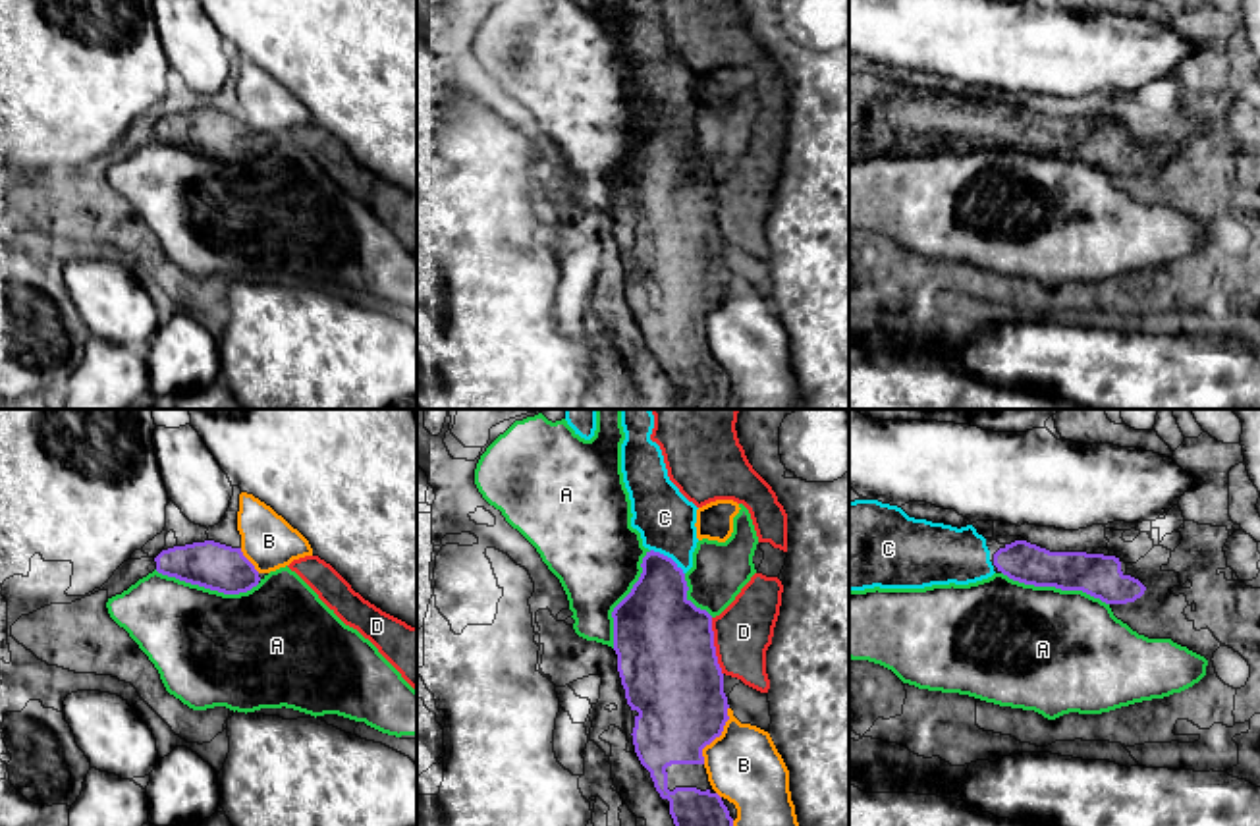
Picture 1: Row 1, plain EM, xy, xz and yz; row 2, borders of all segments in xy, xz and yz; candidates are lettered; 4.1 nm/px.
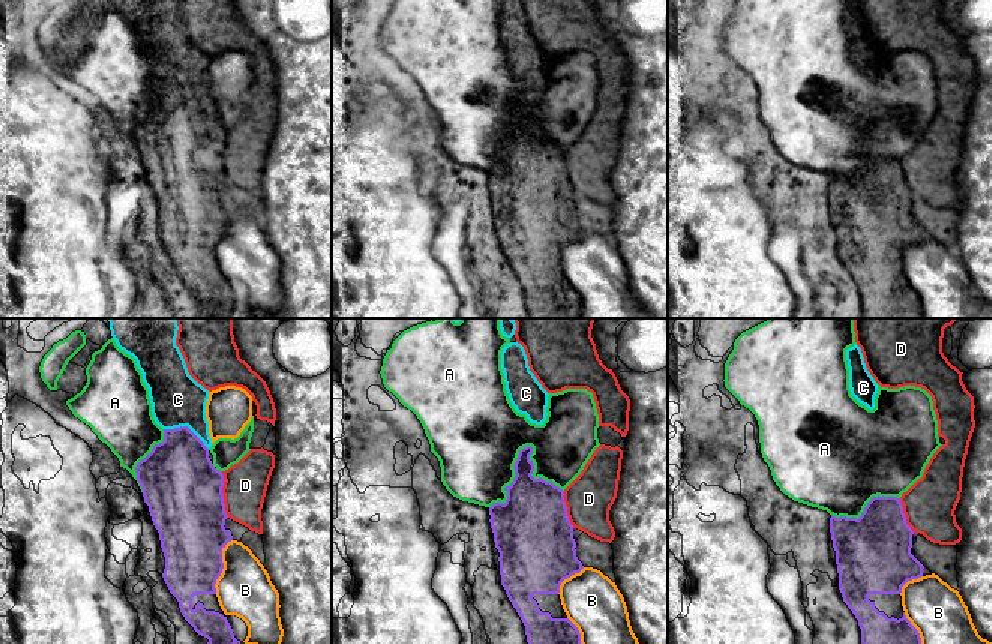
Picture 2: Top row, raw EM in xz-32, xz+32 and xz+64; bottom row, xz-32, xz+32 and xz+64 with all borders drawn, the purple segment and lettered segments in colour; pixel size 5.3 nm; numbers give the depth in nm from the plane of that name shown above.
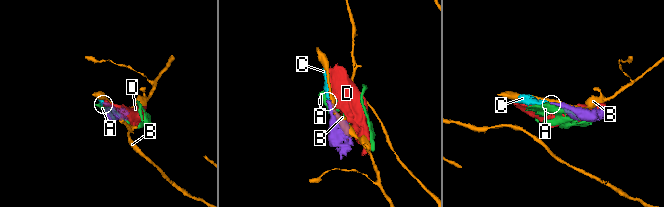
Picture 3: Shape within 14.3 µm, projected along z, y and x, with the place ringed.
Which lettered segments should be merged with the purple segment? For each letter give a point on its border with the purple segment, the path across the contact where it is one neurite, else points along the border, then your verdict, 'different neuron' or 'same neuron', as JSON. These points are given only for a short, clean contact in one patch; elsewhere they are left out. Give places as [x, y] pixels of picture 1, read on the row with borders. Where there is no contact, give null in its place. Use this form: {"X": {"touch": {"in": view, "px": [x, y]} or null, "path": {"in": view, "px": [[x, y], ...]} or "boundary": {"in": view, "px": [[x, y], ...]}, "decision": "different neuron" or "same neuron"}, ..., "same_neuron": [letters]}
{"A": {"touch": {"in": "yz", "px": [1056, 587]}, "decision": "different neuron"}, "B": {"touch": {"in": "xz", "px": [718, 736]}, "decision": "different neuron"}, "C": {"touch": {"in": "xz", "px": [666, 556]}, "path": {"in": "xz", "px": [[657, 614], [666, 556], [664, 518]]}, "decision": "same neuron"}, "D": {"touch": {"in": "xz", "px": [714, 647]}, "decision": "different neuron"}, "same_neuron": ["C"]}

